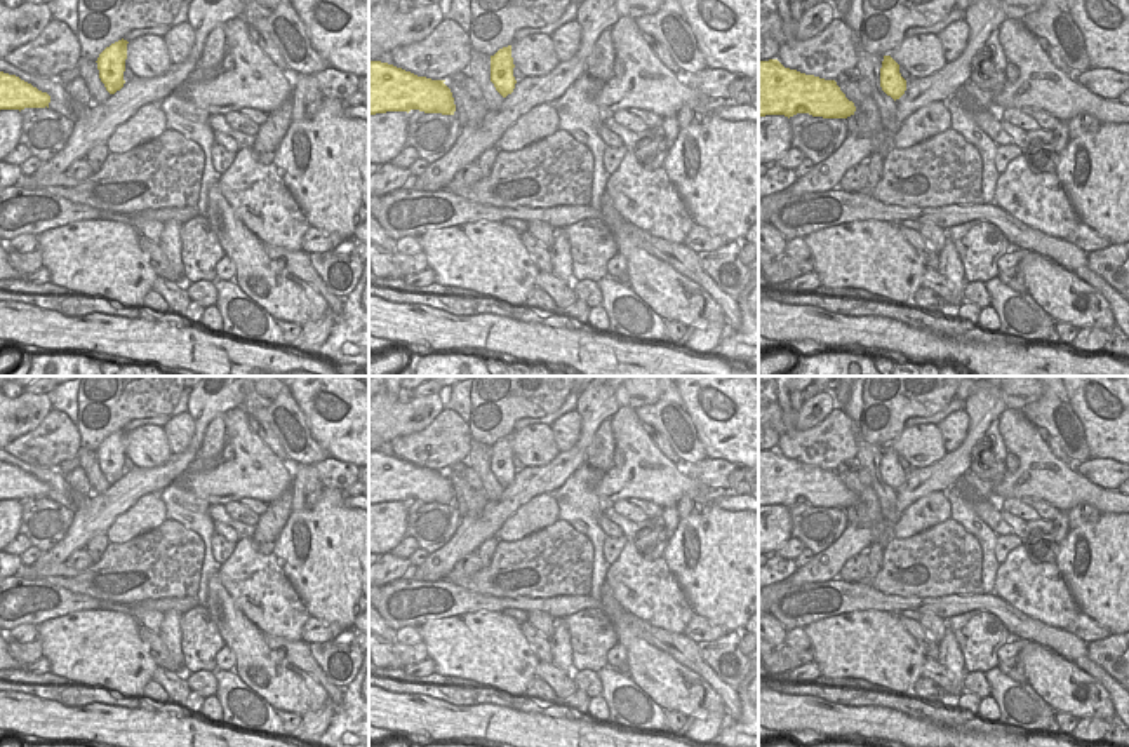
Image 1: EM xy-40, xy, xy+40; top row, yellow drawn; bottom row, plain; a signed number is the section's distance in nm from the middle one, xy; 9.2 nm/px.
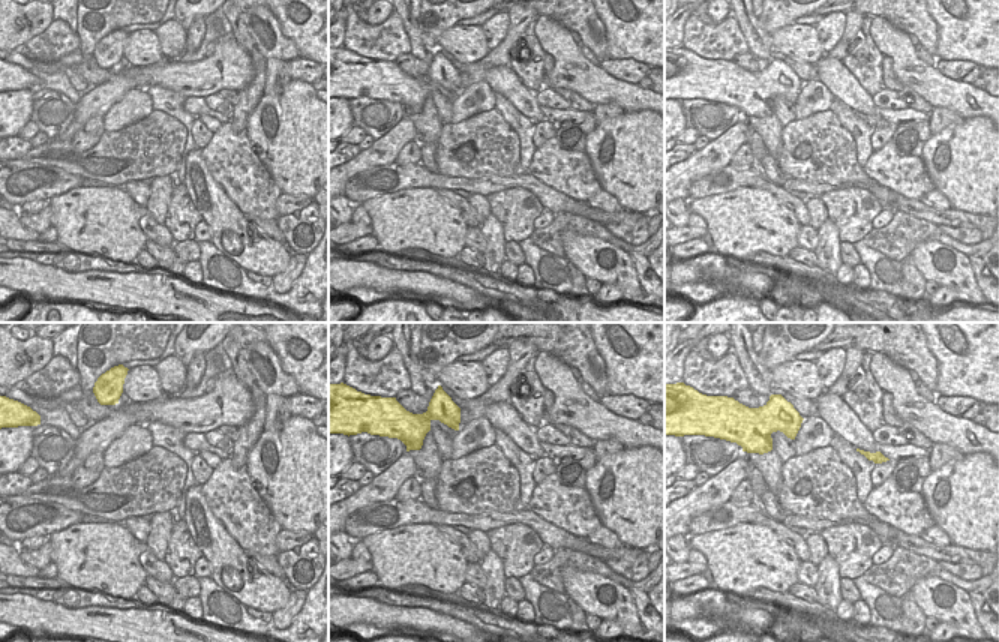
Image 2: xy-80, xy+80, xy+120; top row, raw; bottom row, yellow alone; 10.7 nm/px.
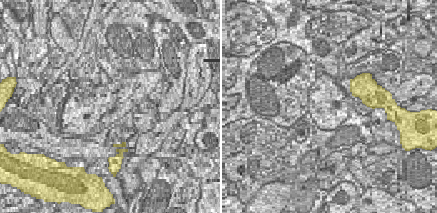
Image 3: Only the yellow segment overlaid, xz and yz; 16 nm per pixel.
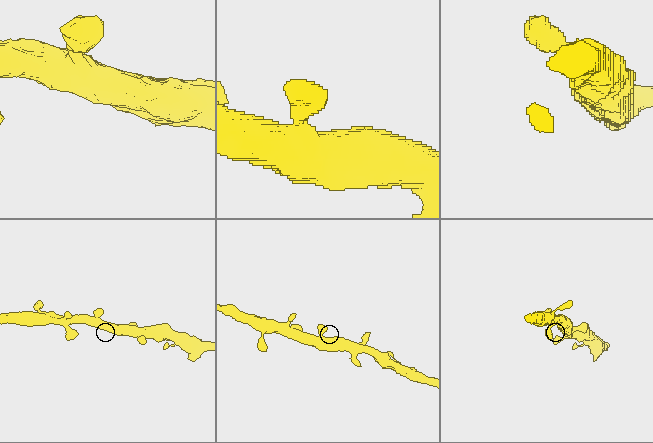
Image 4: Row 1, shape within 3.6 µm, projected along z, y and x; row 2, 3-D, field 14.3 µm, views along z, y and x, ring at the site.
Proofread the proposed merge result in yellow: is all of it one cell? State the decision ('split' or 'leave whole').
leave whole

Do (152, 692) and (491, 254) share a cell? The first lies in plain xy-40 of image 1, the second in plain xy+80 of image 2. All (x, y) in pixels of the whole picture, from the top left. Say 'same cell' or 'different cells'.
different cells

